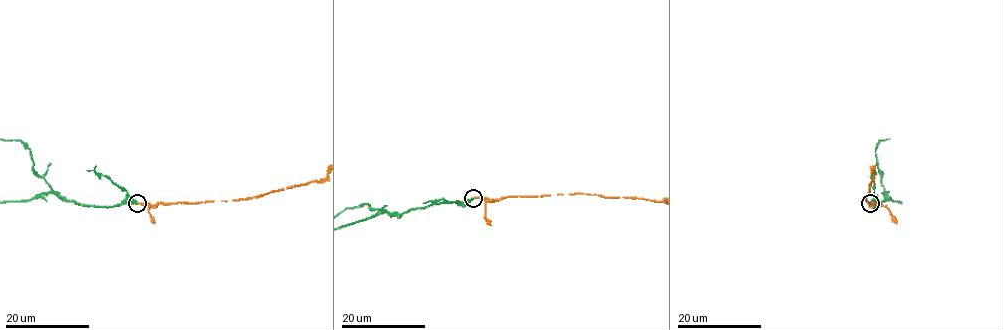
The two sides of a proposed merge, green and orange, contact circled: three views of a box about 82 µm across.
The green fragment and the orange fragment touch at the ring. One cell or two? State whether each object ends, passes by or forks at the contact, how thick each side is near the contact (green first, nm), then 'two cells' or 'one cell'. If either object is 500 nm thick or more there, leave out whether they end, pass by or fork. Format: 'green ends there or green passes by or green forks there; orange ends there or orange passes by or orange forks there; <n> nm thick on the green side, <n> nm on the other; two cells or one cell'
green ends there; orange ends there; 340 nm thick on the green side, 280 nm on the other; one cell

